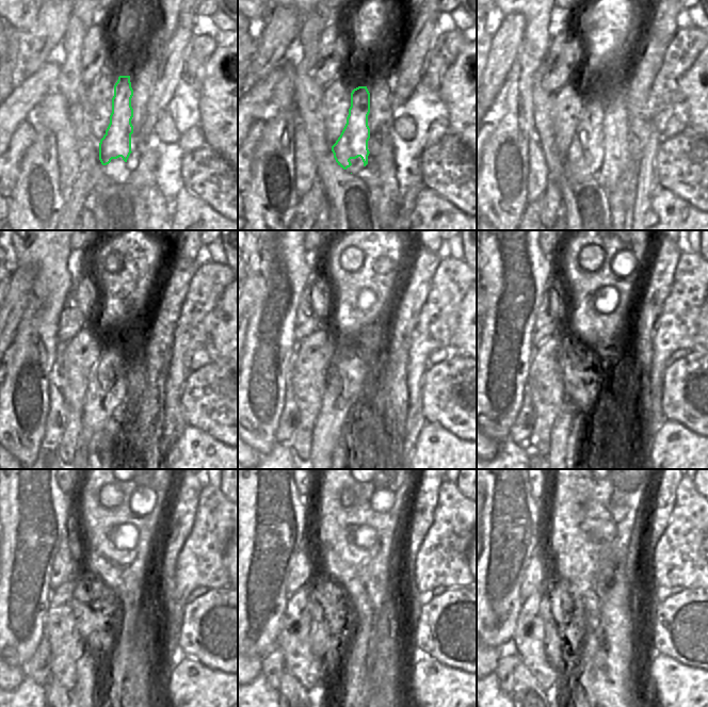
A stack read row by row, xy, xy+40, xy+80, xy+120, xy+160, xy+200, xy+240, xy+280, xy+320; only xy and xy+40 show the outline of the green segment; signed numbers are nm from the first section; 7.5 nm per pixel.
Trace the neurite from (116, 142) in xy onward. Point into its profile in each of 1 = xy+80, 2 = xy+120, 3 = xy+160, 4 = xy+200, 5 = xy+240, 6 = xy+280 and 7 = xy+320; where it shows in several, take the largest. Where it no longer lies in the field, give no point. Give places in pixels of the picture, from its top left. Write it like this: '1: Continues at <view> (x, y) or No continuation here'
1: Continues at xy+80 (585, 144)
2: Continues at xy+120 (106, 381)
3: Continues at xy+160 (347, 381)
4: Continues at xy+200 (566, 432)
5: Continues at xy+240 (87, 668)
6: Continues at xy+280 (320, 686)
7: Continues at xy+320 (556, 686).

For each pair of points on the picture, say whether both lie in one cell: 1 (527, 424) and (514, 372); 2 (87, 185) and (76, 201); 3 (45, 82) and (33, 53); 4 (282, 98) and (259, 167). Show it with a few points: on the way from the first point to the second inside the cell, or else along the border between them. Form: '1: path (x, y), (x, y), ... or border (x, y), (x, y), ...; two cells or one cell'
1: border (526, 383), (521, 406), (515, 421), (511, 426); two cells
2: path (83, 189), (76, 196); one cell
3: border (47, 60), (19, 83); two cells
4: path (279, 115), (277, 142), (269, 150); one cell

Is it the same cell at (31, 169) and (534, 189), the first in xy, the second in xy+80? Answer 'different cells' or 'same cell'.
different cells

